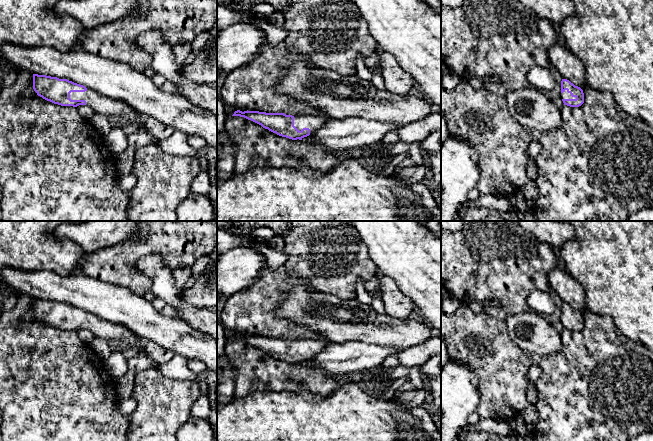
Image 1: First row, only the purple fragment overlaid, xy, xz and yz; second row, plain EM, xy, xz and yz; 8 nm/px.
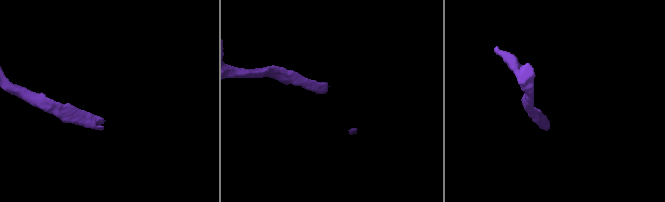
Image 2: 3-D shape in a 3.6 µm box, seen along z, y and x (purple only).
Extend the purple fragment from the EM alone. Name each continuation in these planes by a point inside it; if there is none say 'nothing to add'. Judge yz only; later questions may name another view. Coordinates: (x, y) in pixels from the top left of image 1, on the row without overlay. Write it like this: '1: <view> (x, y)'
1: yz (565, 319)

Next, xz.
1: xz (313, 347)

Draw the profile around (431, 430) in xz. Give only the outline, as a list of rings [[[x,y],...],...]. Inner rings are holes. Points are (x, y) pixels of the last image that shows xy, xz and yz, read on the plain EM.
[[[349,380],[341,381],[339,387],[325,397],[316,395],[304,387],[297,391],[253,390],[242,398],[232,397],[229,402],[217,406],[217,441],[441,441],[441,433],[432,421],[430,413],[422,406],[408,407],[394,399],[378,399],[365,392],[357,382]]]

